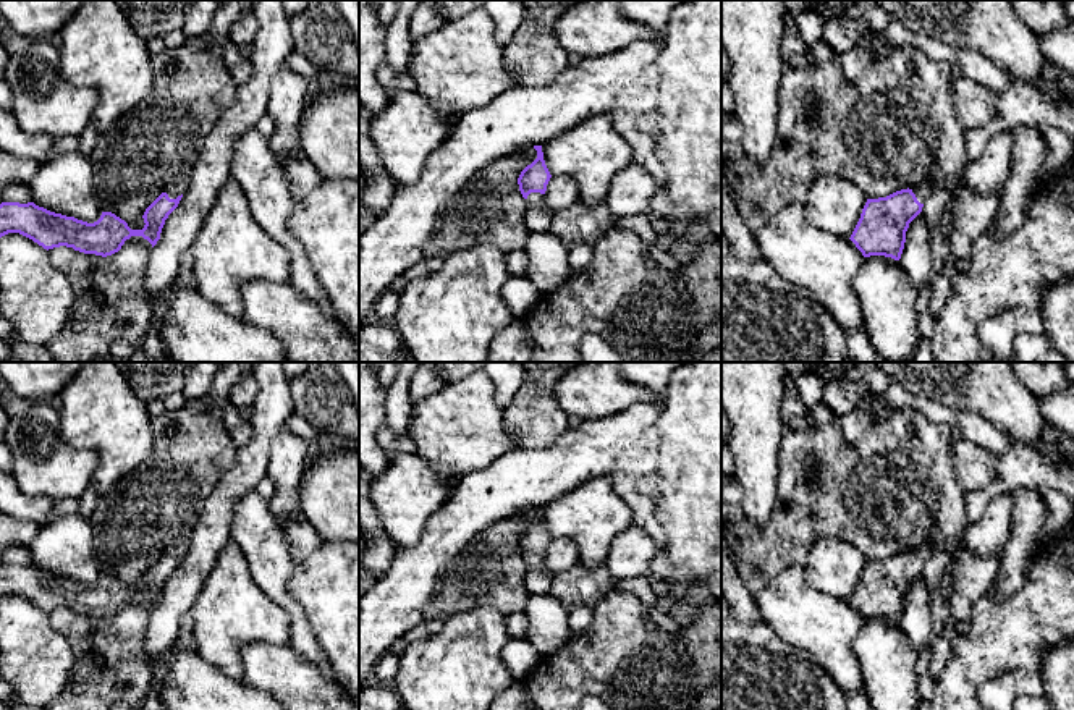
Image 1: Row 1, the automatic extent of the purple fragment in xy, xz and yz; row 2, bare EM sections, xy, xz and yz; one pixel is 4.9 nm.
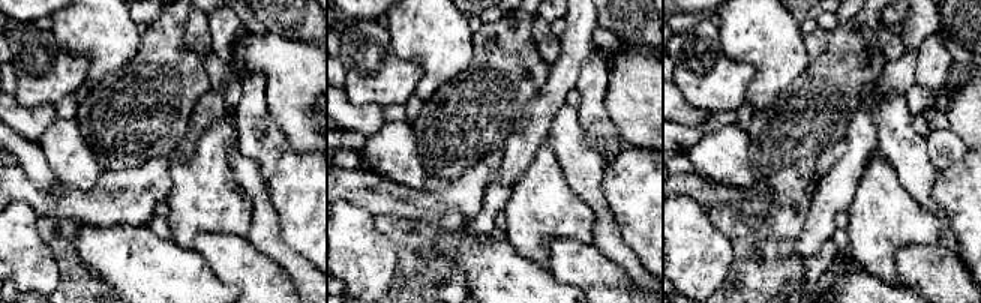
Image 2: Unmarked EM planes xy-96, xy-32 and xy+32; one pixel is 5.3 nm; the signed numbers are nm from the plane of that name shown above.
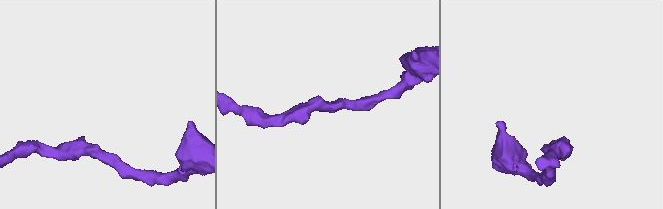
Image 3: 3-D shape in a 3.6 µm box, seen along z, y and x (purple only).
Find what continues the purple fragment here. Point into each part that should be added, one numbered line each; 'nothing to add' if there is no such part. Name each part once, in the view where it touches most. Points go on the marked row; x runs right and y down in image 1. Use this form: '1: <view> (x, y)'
1: xy (177, 188)

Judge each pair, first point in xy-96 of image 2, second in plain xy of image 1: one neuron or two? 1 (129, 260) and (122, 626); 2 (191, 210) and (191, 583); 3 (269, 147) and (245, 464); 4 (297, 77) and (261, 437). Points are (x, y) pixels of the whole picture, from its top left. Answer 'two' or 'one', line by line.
1: two
2: two
3: two
4: two

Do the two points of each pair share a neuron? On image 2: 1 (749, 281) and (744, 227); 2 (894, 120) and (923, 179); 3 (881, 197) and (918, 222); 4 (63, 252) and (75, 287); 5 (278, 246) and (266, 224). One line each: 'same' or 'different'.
1: same
2: same
3: same
4: same
5: same

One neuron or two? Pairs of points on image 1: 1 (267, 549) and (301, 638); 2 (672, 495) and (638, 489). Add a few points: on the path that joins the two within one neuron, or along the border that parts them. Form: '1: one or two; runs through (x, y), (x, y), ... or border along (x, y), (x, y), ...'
1: one; runs through (272, 571), (279, 591), (296, 615)
2: two; border along (655, 474), (659, 487), (657, 519), (665, 531)

